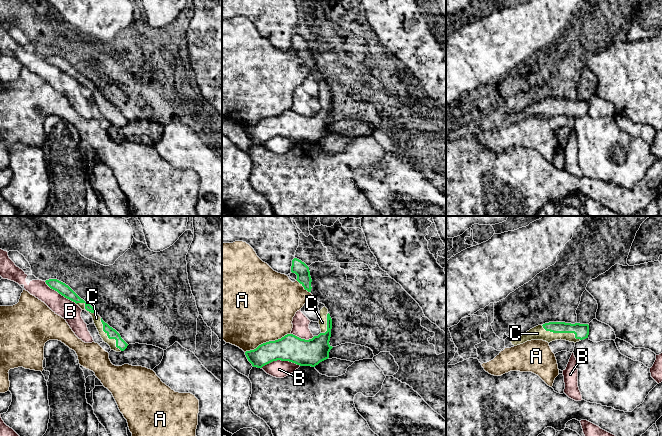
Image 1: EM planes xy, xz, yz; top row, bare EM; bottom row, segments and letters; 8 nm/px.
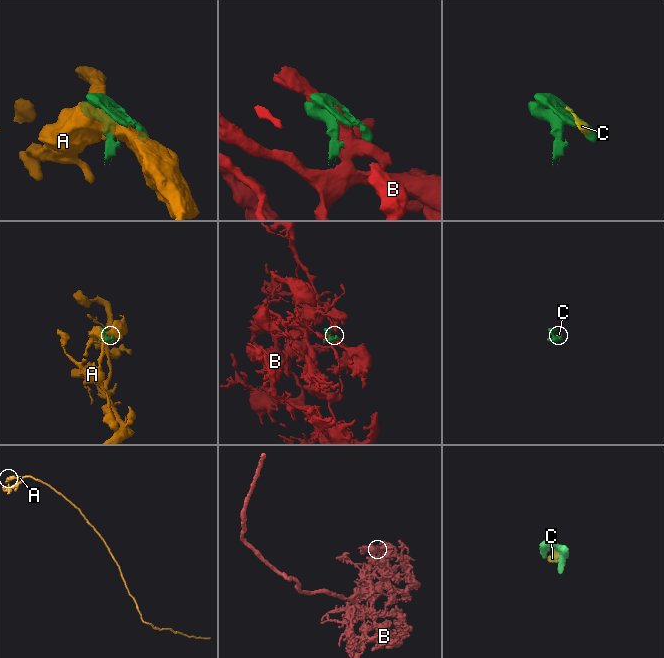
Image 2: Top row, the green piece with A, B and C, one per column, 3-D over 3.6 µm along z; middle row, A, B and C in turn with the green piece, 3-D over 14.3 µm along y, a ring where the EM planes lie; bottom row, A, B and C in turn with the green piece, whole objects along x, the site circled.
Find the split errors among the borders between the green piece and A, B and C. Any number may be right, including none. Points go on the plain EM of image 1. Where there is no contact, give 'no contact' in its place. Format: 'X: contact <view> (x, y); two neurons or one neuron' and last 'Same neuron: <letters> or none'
A: contact xz (267, 118); two neurons
B: contact xz (280, 135); two neurons
C: contact yz (562, 108); one neuron
Same neuron: C

